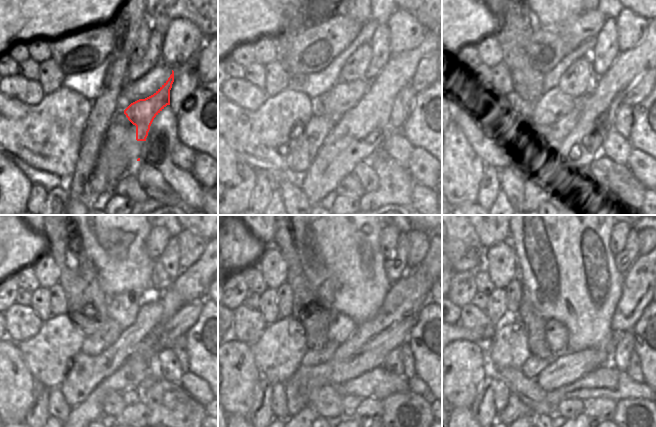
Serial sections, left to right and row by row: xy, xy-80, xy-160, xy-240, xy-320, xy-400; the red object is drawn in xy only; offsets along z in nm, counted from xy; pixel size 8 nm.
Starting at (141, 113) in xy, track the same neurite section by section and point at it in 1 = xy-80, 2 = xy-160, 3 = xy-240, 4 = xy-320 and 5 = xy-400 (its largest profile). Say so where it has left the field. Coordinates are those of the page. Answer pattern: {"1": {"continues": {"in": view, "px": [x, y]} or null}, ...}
{"1": {"continues": {"in": "xy-80", "px": [371, 116]}}, "2": {"continues": {"in": "xy-160", "px": [600, 105]}}, "3": {"continues": {"in": "xy-240", "px": [193, 284]}}, "4": {"continues": {"in": "xy-320", "px": [305, 417]}}, "5": {"continues": {"in": "xy-400", "px": [525, 418]}}}

